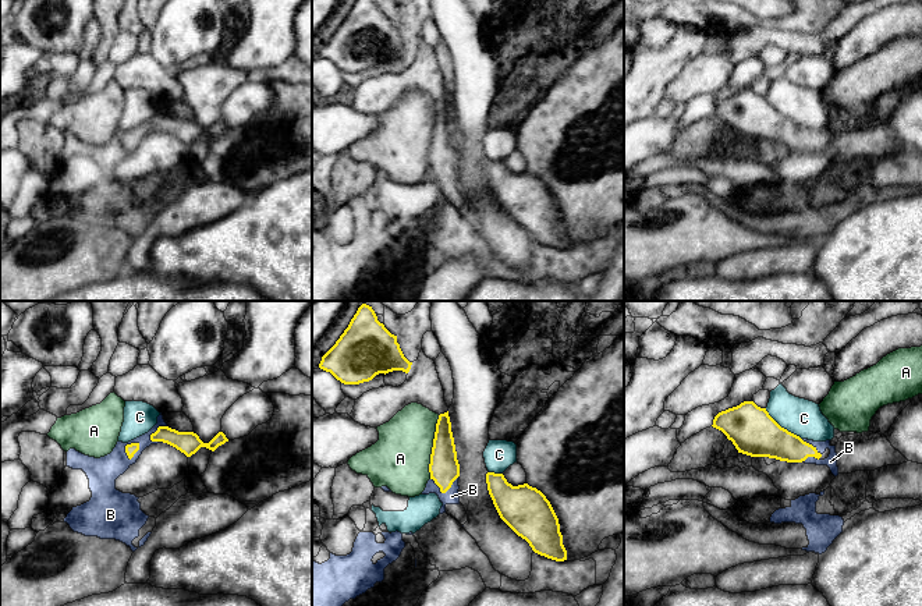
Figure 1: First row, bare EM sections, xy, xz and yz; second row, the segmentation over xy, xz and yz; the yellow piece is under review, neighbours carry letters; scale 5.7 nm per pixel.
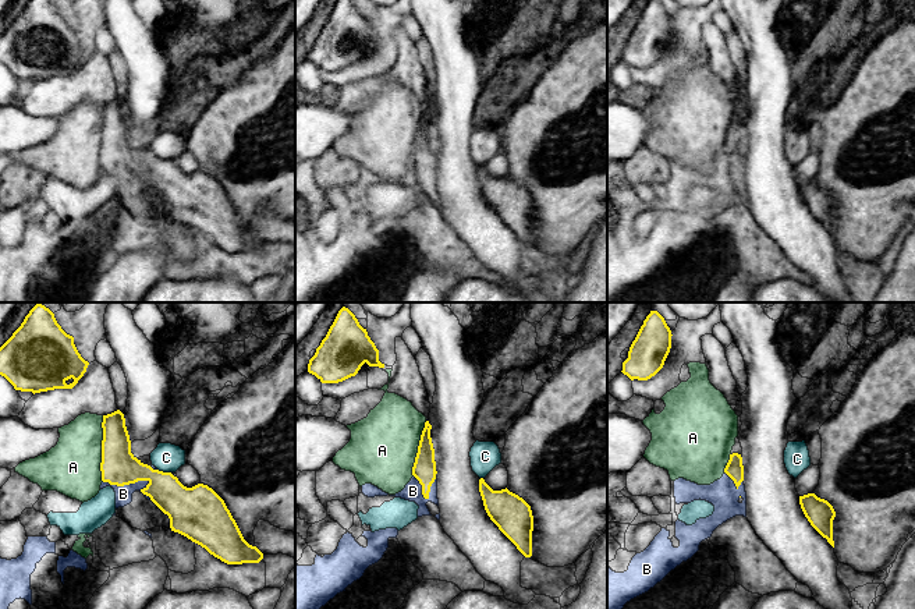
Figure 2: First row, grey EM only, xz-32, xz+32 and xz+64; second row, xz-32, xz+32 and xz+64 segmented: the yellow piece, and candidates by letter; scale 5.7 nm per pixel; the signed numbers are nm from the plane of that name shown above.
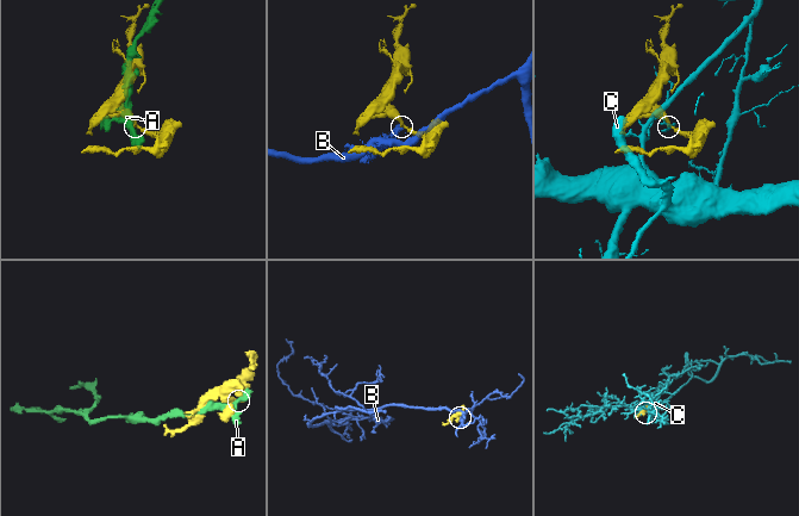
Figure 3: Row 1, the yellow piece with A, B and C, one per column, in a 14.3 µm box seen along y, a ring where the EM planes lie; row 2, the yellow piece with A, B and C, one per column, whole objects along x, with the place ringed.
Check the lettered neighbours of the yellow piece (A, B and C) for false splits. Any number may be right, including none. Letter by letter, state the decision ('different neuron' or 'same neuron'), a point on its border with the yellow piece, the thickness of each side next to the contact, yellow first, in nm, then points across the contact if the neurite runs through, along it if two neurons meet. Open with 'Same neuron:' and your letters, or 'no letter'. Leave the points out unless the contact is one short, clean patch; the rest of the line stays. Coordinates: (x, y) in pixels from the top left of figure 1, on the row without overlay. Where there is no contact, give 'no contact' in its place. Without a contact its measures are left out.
Same neuron: no letter
A: different neuron; meets yellow in xz at (432, 135); 170 nm thick on the yellow side, 340 nm on the other
B: different neuron; meets yellow in xy at (137, 138); 70 nm thick on the yellow side, 180 nm on the other; border along xy (138, 130), (138, 138), (130, 148)
C: different neuron; meets yellow in yz at (783, 116); 280 nm thick on the yellow side, 220 nm on the other; border along yz (765, 96), (782, 114), (801, 127)

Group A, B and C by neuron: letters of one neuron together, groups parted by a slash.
A / B / C

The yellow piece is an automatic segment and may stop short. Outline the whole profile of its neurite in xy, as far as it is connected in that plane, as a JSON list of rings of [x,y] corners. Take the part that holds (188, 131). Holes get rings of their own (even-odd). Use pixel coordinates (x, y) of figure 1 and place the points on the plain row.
[[[159,114],[157,118],[150,123],[150,128],[167,131],[184,141],[187,145],[195,142],[201,135],[214,139],[219,134],[228,130],[223,120],[219,120],[209,131],[203,131],[194,120],[178,120],[169,114]]]

